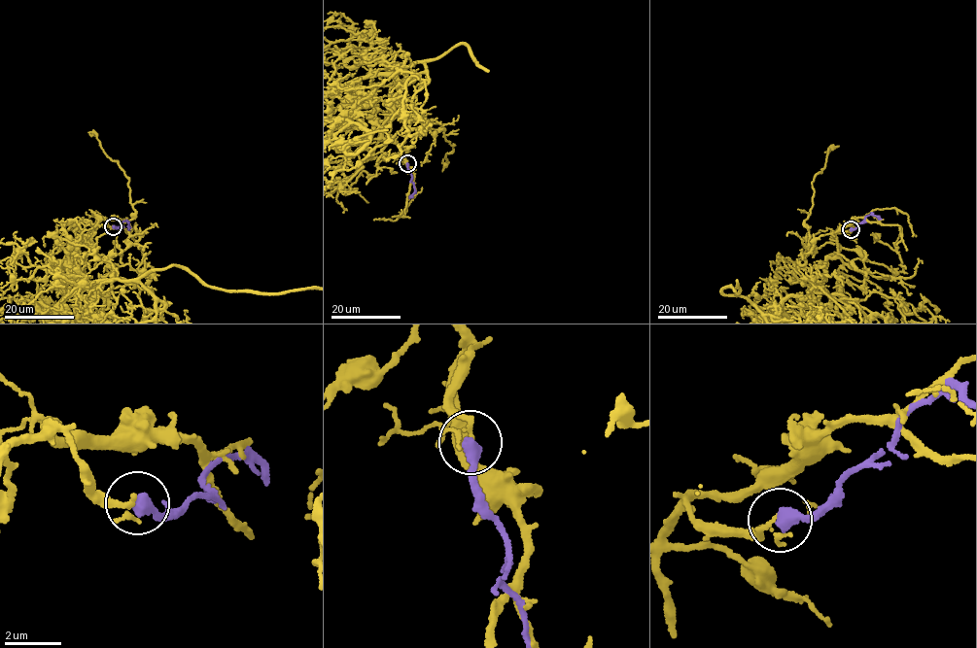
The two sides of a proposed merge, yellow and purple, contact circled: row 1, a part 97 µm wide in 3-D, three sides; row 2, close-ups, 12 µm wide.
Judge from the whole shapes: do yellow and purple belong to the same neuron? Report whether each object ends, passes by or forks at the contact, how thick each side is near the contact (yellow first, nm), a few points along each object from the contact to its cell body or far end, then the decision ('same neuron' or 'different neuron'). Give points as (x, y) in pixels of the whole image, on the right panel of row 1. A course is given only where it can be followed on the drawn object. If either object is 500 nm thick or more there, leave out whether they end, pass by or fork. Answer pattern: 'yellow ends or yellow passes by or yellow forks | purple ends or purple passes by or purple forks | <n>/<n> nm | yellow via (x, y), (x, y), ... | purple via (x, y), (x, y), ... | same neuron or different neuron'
yellow passes by | purple ends | 130/480 nm | purple via (851, 229), (856, 228), (870, 214), (881, 219) | different neuron

